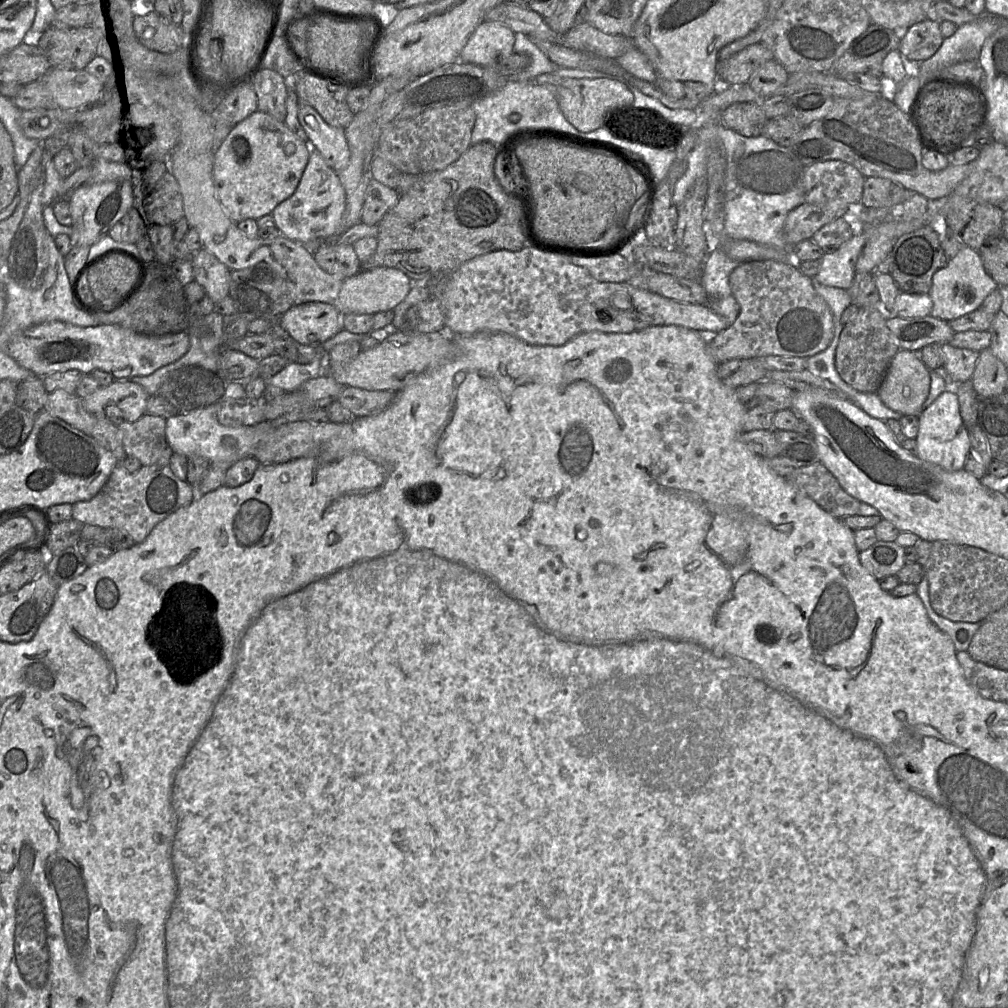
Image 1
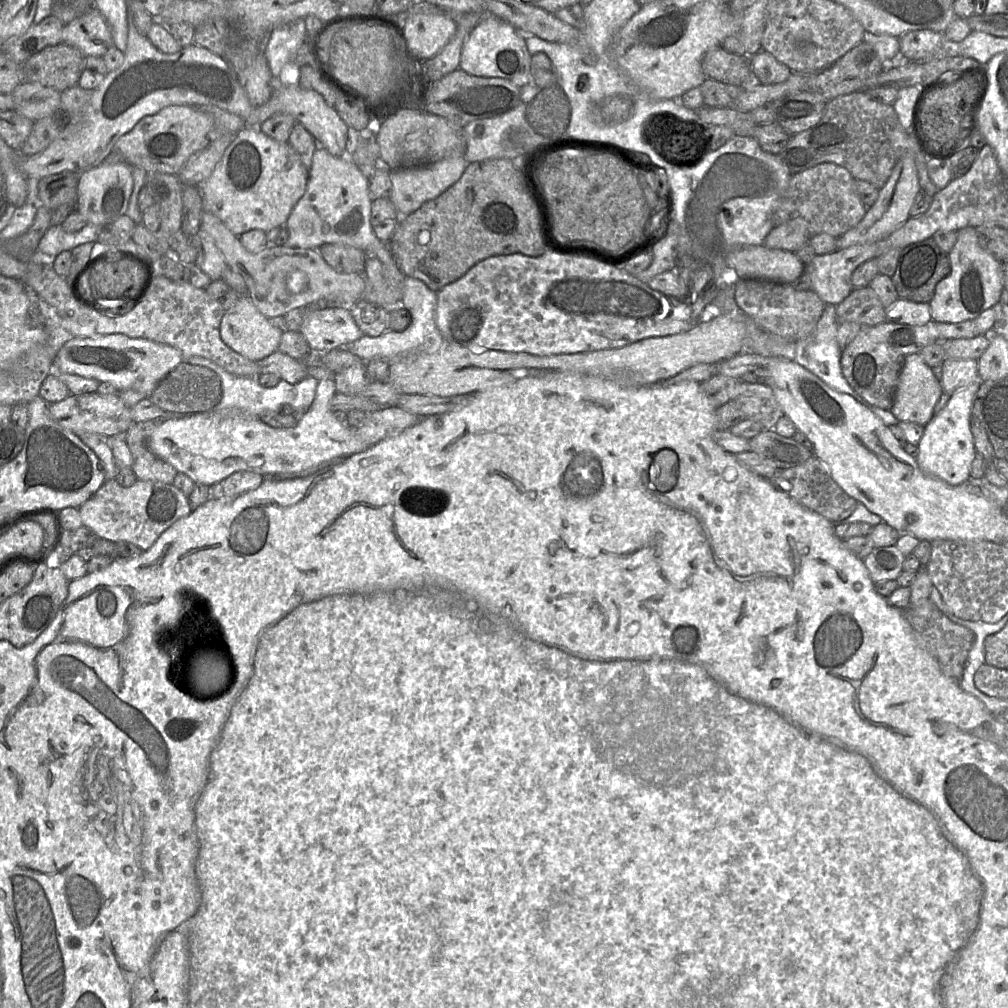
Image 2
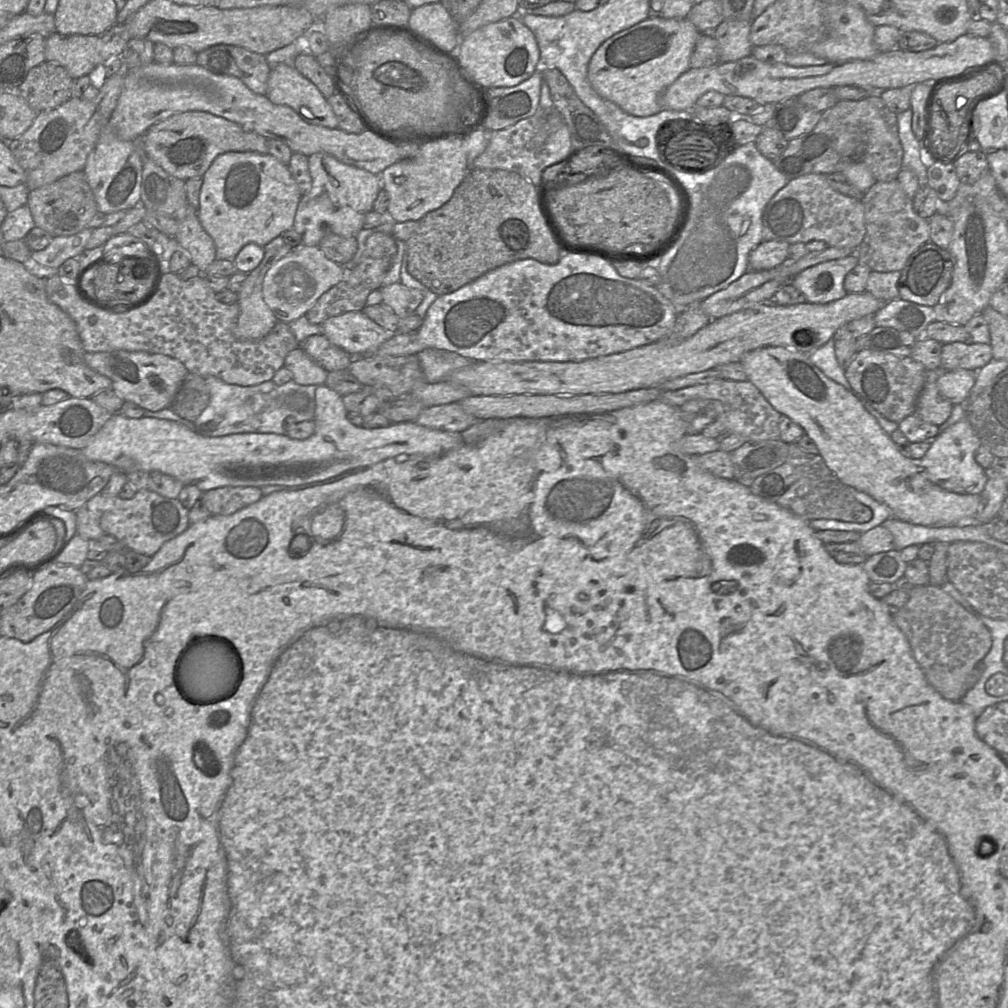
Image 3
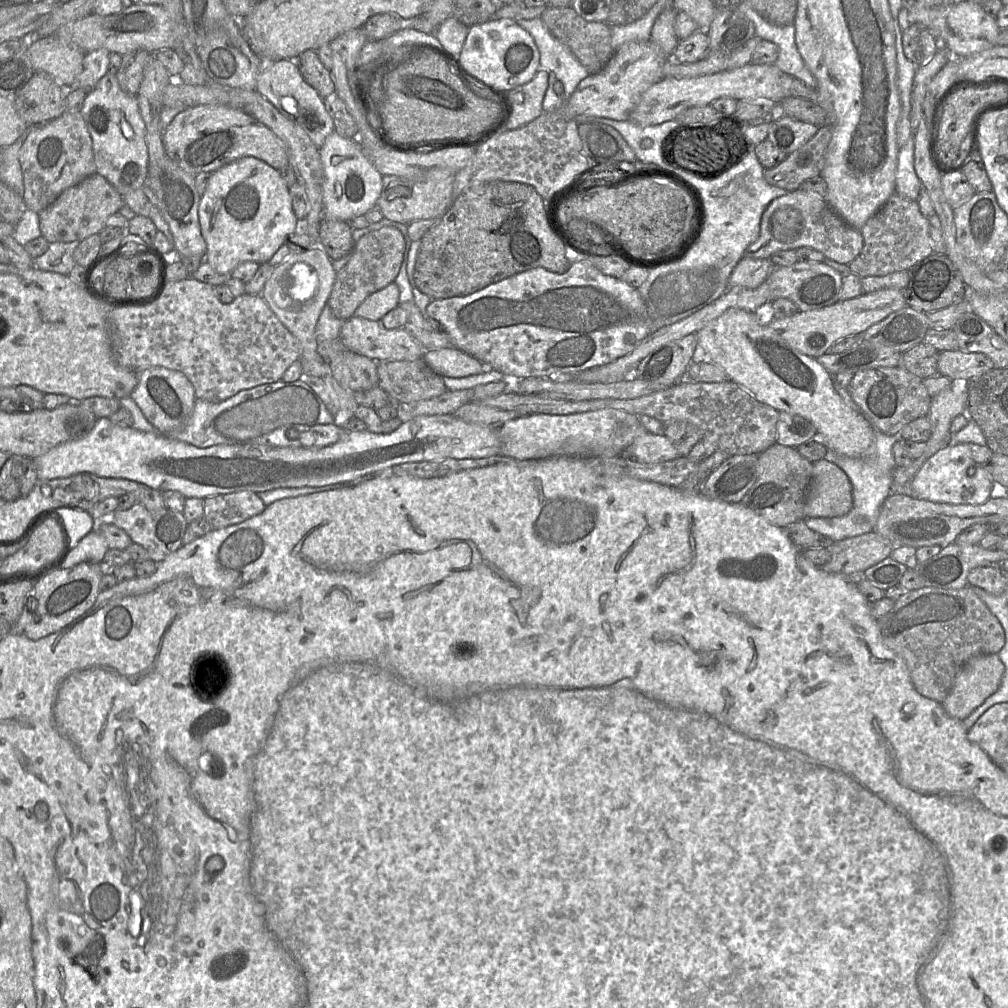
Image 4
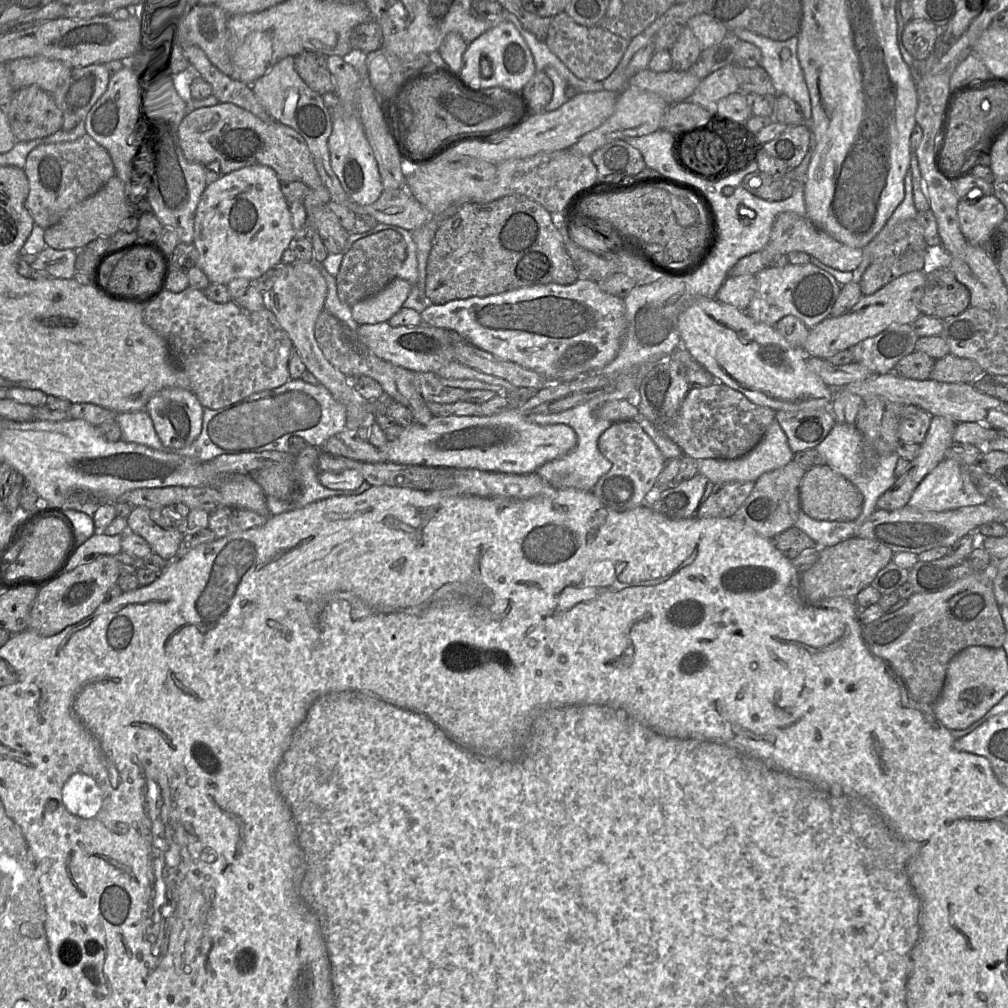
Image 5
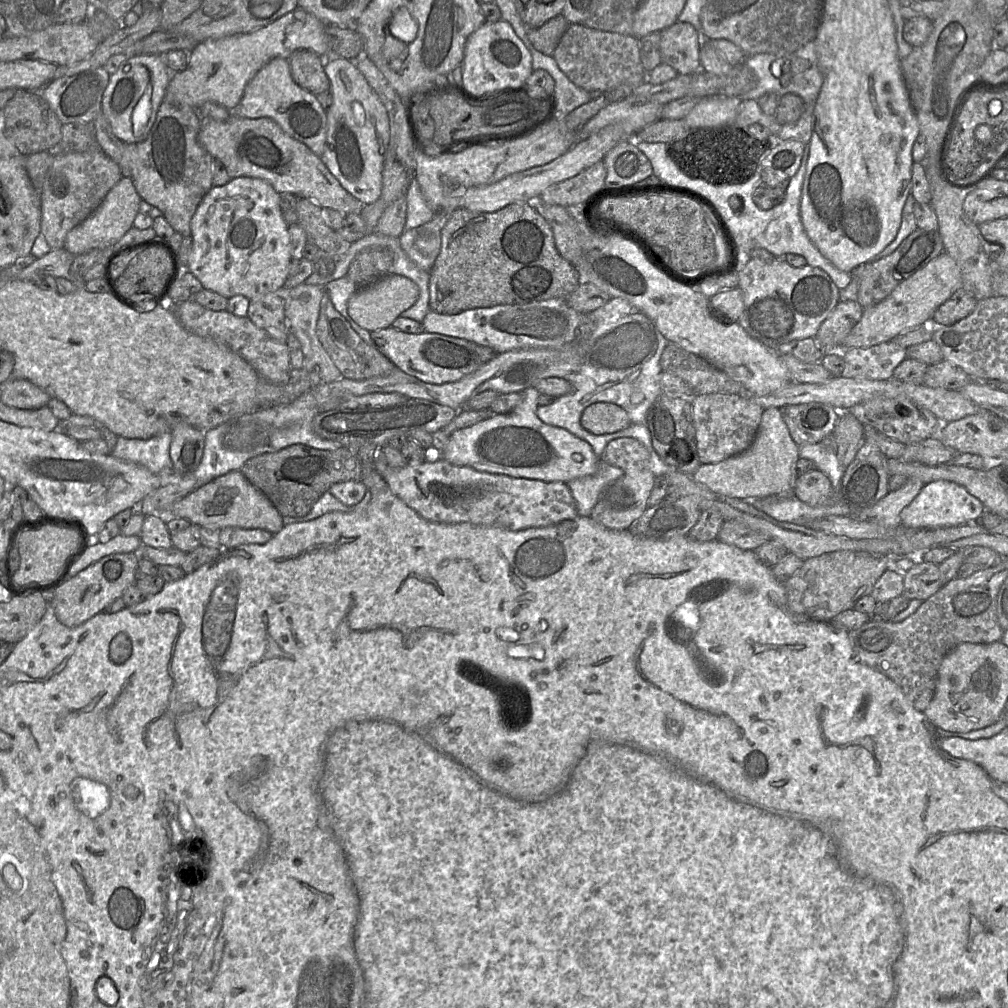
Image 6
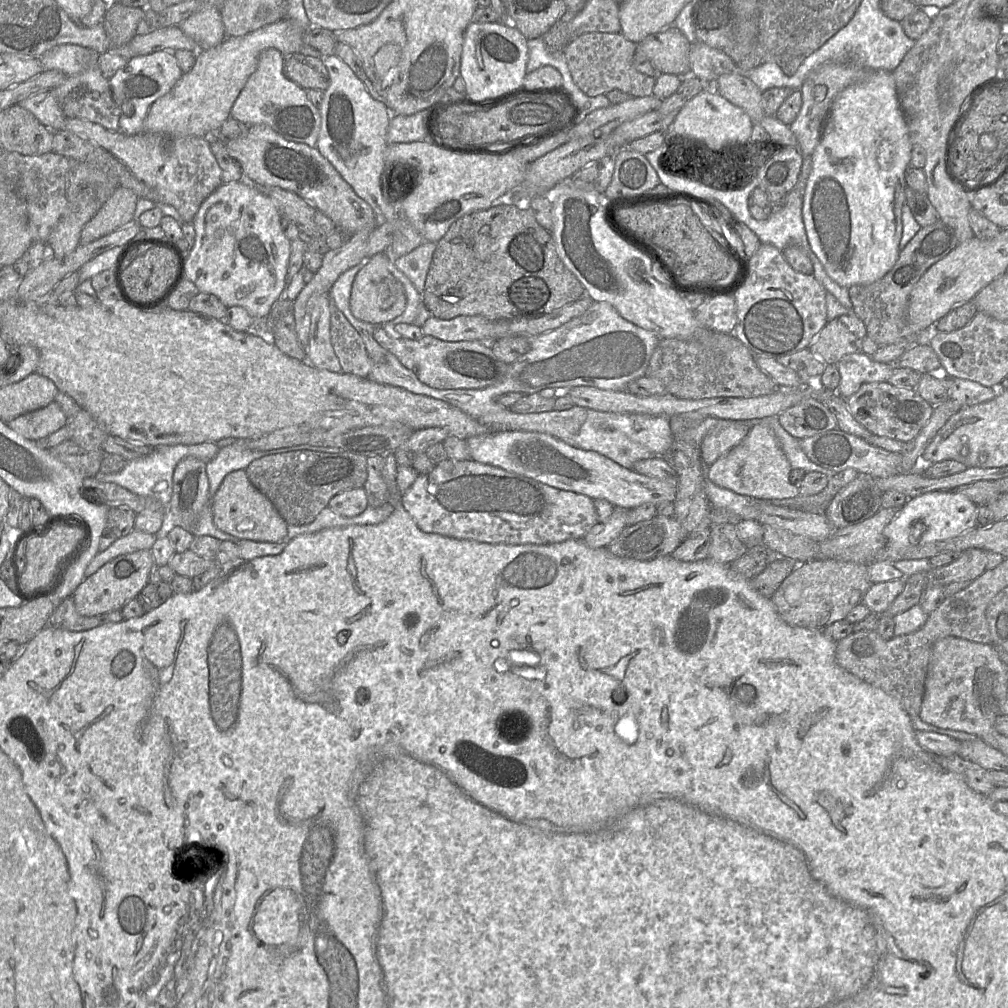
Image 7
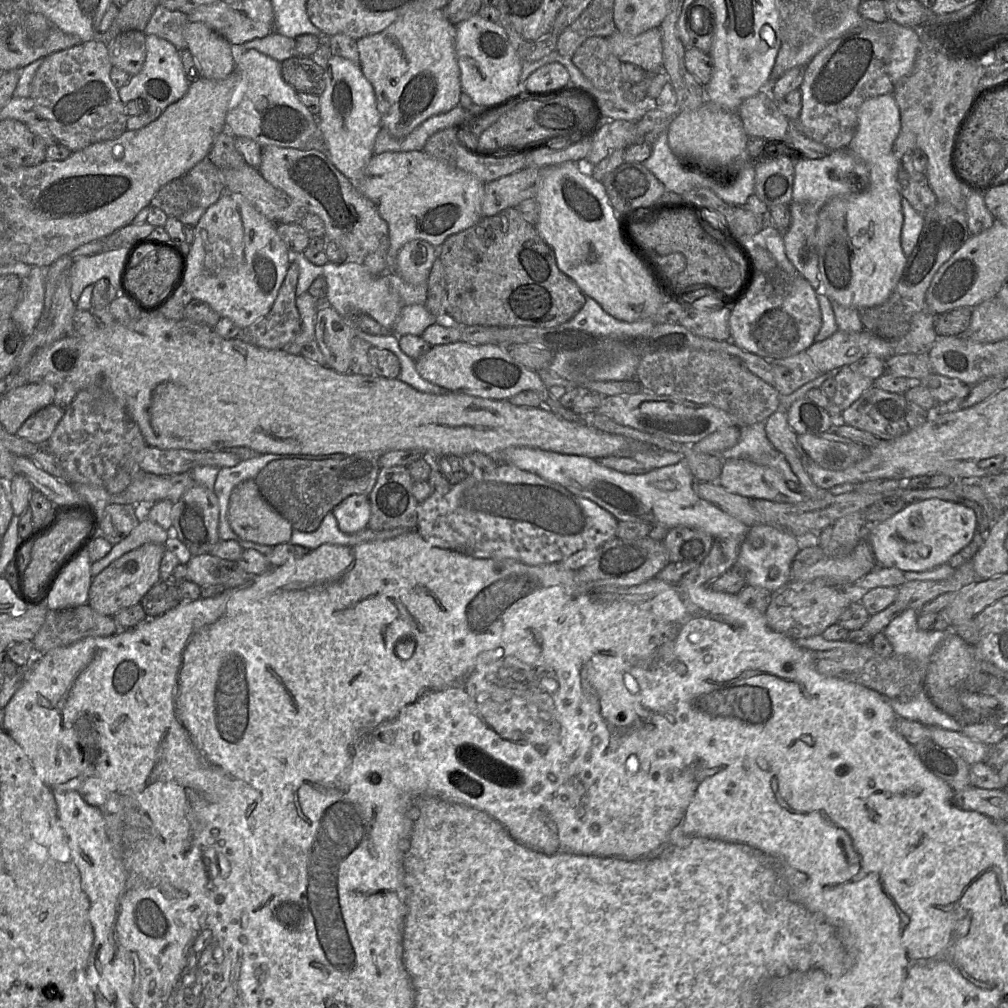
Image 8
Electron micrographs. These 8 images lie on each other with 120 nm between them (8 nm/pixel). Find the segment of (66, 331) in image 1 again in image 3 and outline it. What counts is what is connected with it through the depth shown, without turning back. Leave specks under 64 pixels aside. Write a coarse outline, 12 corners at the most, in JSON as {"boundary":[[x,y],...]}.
{"boundary":[[143,351],[86,352],[124,401],[168,408],[188,373]]}

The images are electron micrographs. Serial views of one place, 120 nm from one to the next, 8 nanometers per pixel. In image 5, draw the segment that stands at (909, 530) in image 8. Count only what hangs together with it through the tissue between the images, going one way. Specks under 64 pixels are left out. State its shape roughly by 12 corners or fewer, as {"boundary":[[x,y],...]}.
{"boundary":[[944,458],[908,505],[944,512],[985,502],[970,468]]}

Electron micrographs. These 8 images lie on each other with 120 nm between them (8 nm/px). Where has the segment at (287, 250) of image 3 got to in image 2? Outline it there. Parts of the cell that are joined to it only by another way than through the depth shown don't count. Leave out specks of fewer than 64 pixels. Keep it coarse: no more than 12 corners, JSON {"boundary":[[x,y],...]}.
{"boundary":[[248,295],[225,311],[220,335],[258,361],[278,351],[283,330]]}

